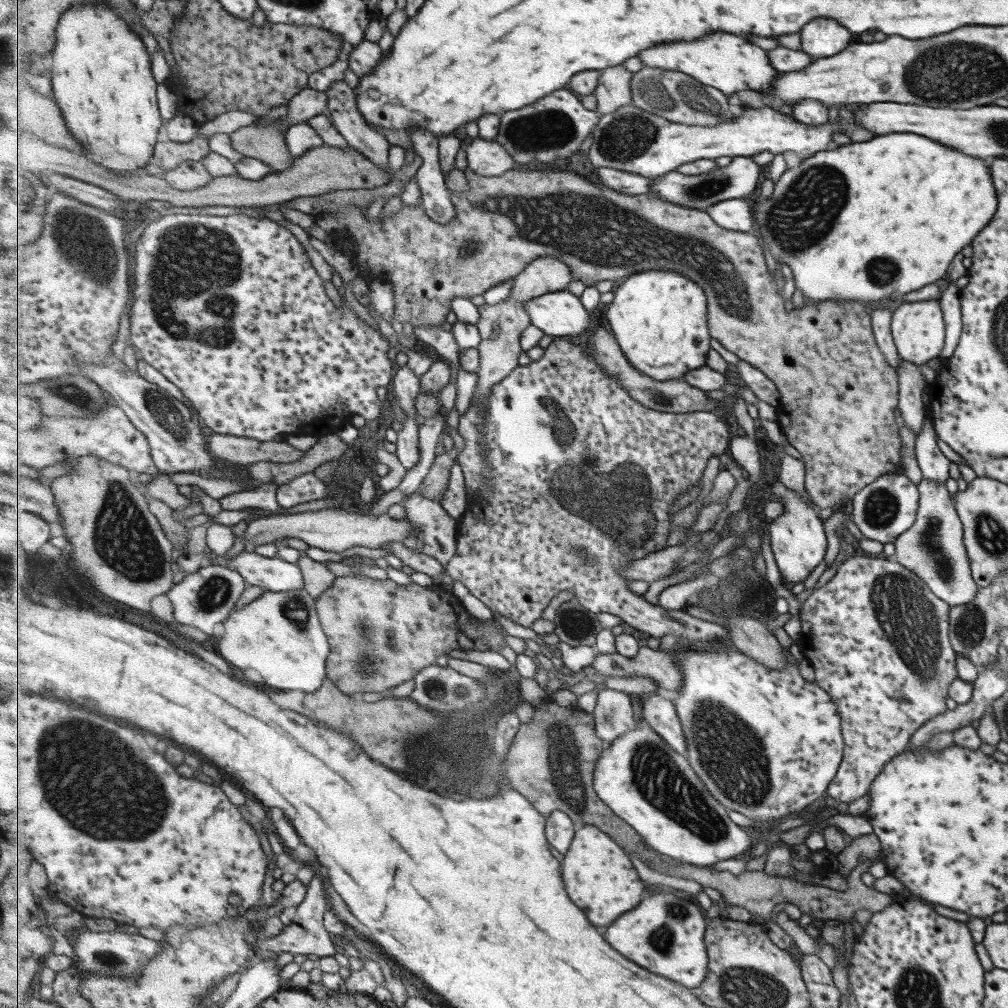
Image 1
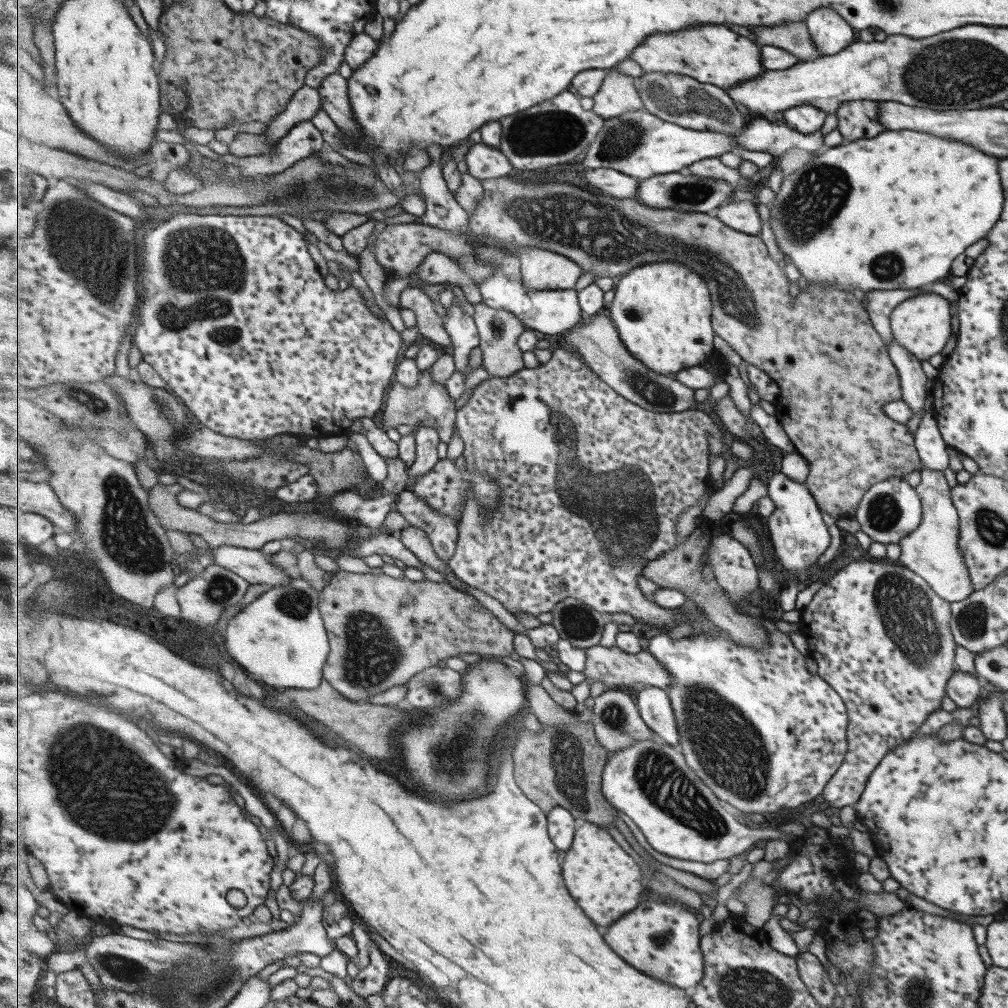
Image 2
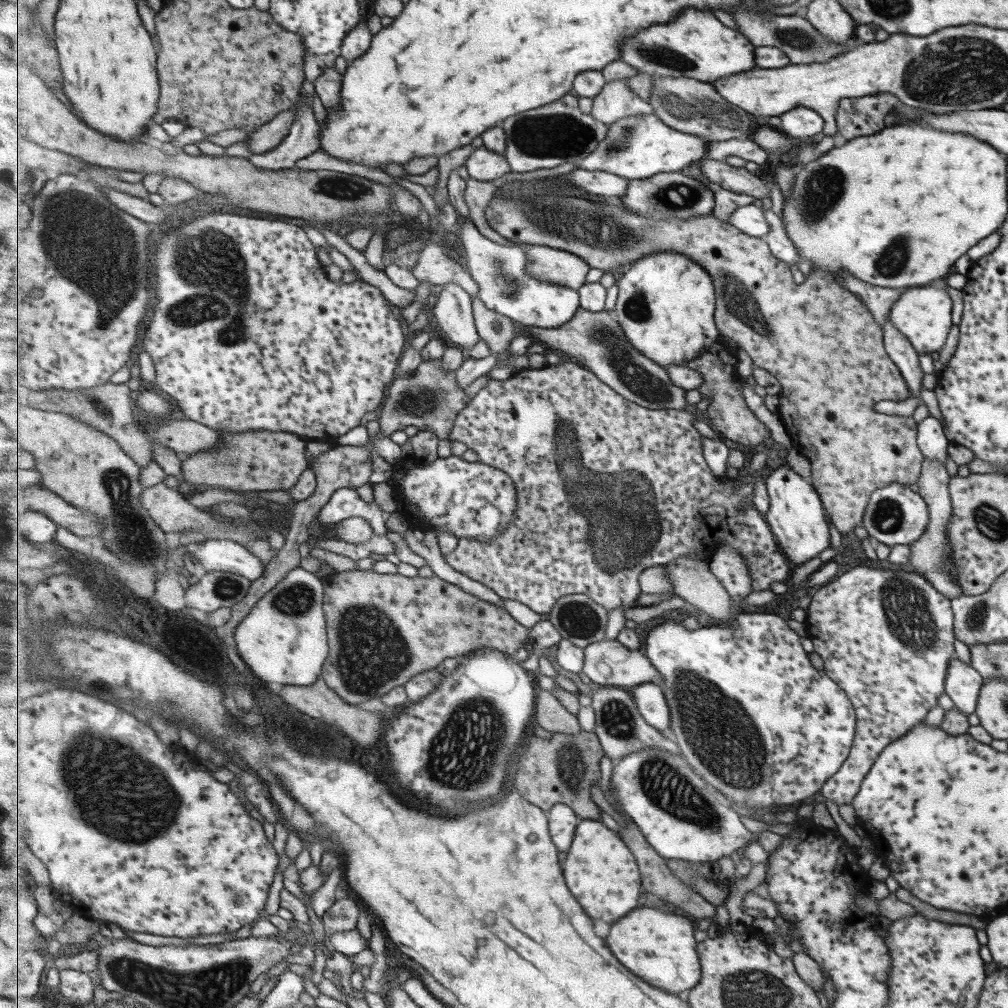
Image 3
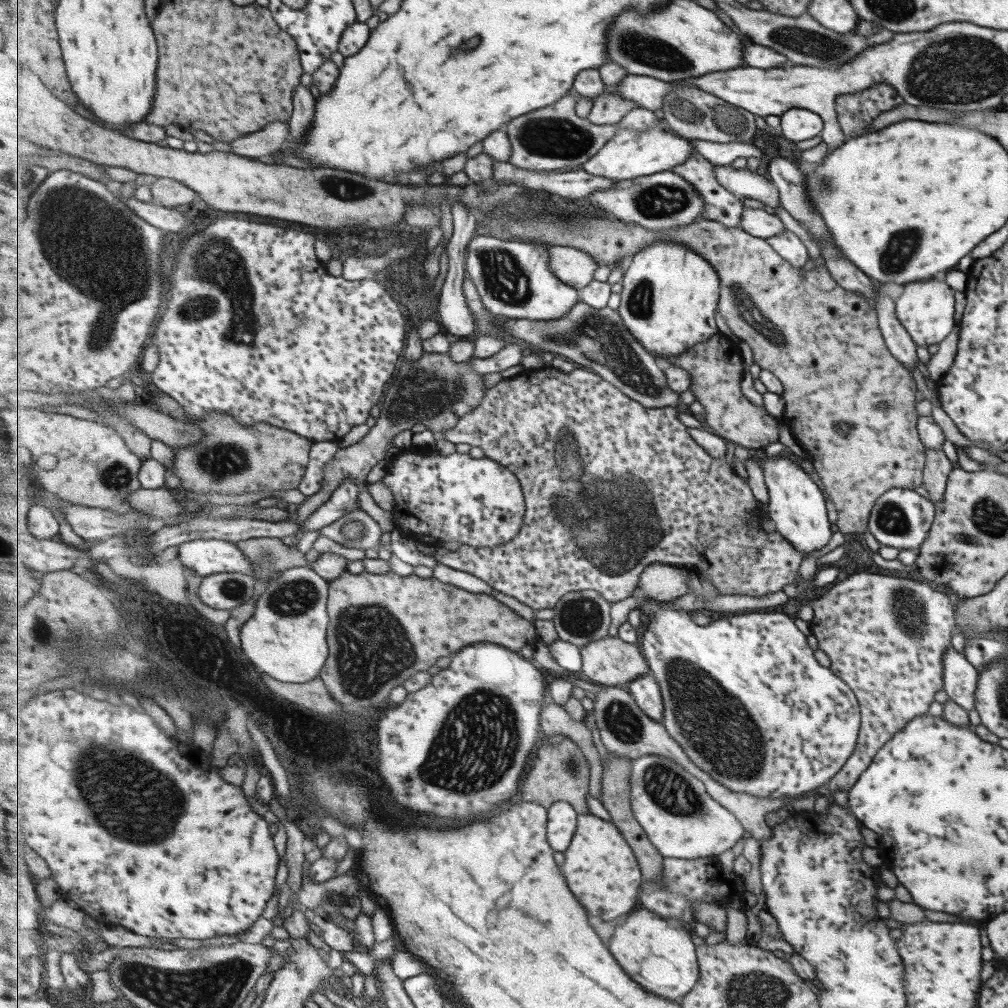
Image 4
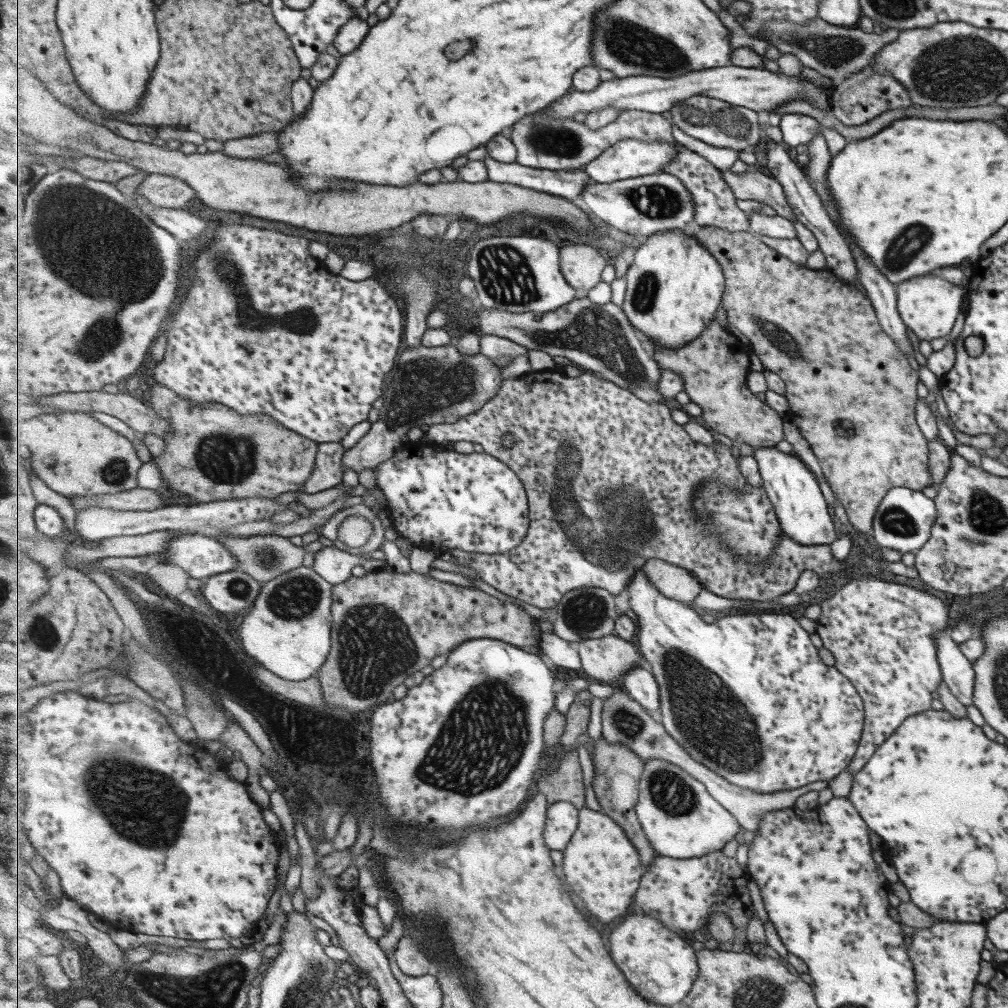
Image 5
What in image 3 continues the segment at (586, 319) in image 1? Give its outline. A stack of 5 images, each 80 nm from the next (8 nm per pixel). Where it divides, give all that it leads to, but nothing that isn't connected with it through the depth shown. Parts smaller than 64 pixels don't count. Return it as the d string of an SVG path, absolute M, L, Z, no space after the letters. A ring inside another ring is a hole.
M450 201L445 203L443 211L443 213L441 211L438 213L436 210L440 228L449 231L450 235L457 232L462 236L465 250L464 264L480 285L479 296L487 309L529 327L536 326L547 330L561 328L578 314L582 307L580 293L567 286L543 282L529 276L527 273L528 254L521 245L499 244L490 237L483 236L471 218L460 218Z

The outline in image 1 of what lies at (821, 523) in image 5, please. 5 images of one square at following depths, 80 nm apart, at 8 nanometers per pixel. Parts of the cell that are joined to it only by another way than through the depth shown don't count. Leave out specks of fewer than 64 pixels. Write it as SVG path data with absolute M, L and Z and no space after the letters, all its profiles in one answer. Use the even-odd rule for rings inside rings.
M779 479L774 481L771 491L782 500L780 503L784 512L772 519L768 527L775 564L785 582L791 584L803 582L813 568L821 562L821 558L825 554L827 539L823 534L821 520L817 518L815 511L806 503L804 496L783 486Z

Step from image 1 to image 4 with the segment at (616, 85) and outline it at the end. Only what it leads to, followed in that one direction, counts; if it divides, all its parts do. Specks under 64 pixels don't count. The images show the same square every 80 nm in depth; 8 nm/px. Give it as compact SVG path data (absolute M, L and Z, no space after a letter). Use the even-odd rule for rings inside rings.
M605 92L595 99L588 119L593 124L616 125L637 107L641 106L632 100L623 98L618 92Z

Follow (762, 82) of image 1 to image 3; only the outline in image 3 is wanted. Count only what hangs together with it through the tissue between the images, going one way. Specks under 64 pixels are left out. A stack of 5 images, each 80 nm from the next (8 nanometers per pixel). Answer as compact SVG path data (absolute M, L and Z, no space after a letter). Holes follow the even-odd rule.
M687 8L677 22L647 28L627 40L621 60L650 77L686 77L711 83L757 69L756 52L757 46L741 31L725 26L709 12Z

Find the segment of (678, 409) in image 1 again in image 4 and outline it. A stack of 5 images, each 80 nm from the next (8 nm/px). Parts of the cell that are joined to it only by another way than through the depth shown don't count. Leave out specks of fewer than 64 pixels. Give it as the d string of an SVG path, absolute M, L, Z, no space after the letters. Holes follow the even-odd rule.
M580 301L569 312L569 316L560 319L503 319L499 327L510 340L525 342L534 351L561 355L576 366L599 373L646 408L676 407L682 402L681 392L675 392L668 387L666 373L659 368L655 354L645 350L641 342L627 330L626 322L618 310L609 306L597 310Z

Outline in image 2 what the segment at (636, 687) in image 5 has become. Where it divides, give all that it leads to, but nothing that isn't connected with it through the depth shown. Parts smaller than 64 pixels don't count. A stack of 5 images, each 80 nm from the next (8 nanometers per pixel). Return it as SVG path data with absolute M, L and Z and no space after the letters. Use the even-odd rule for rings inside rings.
M645 686L636 696L643 720L658 734L659 739L680 749L680 732L675 711L666 689Z

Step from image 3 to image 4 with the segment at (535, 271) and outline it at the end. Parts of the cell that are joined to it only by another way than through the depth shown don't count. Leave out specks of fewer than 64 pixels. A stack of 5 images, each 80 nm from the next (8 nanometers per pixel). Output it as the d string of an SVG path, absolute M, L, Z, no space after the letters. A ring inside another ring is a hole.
M548 245L548 249L552 260L551 272L555 272L565 284L581 291L595 281L595 272L601 264L591 254L575 247Z

